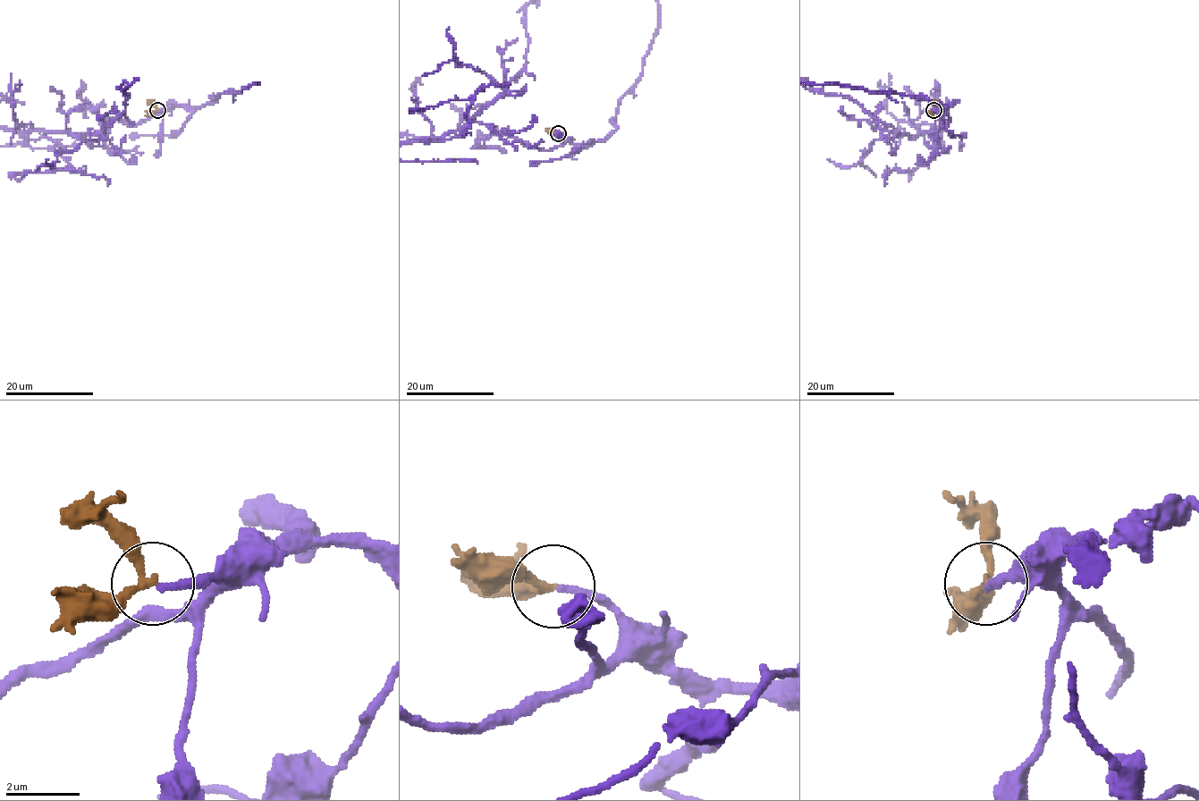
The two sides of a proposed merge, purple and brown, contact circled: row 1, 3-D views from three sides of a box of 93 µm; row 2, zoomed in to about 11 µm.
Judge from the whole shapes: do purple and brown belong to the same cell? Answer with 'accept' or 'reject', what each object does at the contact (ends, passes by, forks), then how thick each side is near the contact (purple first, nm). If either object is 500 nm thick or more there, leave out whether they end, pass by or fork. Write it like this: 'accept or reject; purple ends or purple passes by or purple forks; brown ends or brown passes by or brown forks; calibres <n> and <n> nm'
reject; purple ends; brown passes by; calibres 190 and 180 nm

